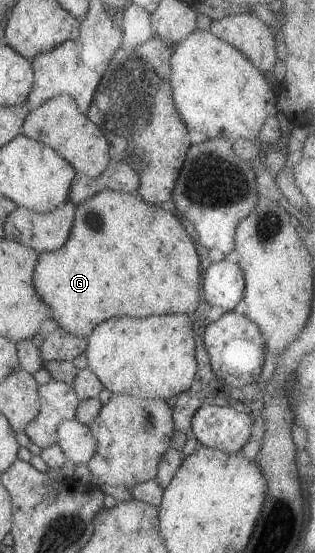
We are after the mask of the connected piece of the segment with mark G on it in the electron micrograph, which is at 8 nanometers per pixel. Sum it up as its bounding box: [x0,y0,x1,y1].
[33,189,200,338]

